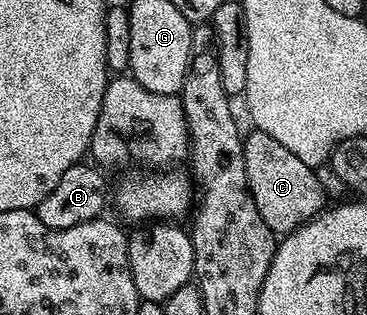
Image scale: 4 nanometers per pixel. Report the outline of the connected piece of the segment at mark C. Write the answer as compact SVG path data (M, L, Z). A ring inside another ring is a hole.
M257 129L251 133L244 138L244 163L254 204L258 204L258 213L262 215L262 220L266 220L266 228L270 228L273 234L293 234L325 209L324 186L316 175L319 173L313 167L302 164L294 152L286 152L286 148L282 148L274 136Z

